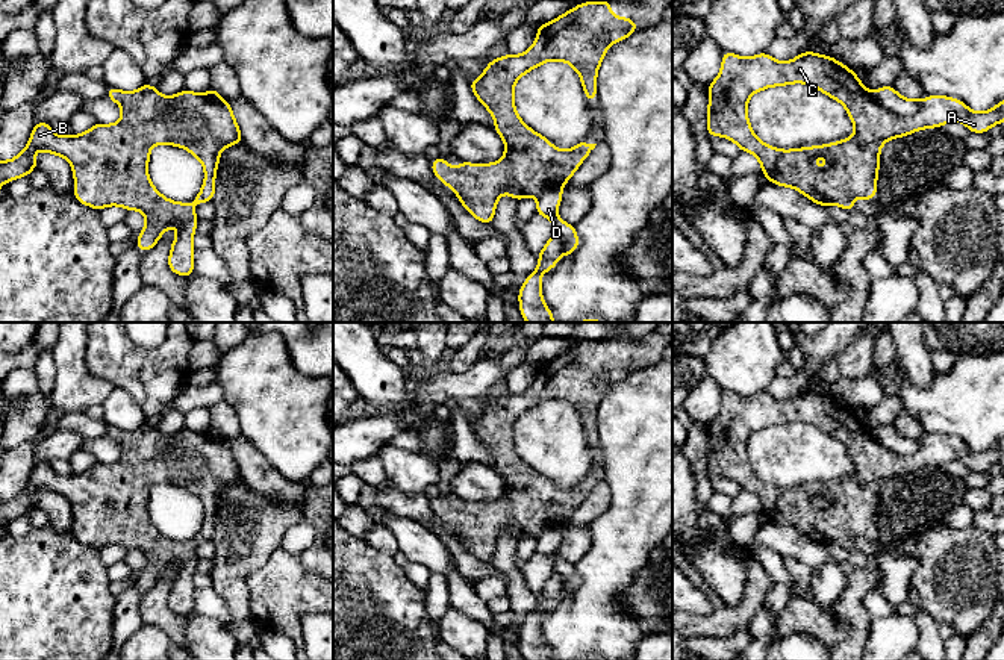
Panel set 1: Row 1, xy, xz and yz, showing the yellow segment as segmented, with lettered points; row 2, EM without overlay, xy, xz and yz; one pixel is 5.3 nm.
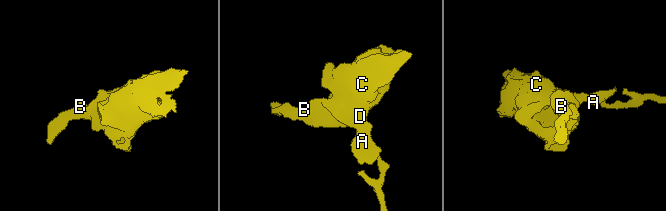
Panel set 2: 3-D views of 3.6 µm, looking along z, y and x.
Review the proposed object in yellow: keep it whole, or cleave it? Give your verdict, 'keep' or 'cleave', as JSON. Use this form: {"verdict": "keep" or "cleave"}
{"verdict": "cleave"}

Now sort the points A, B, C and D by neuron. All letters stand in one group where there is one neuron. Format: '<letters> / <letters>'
A B C / D

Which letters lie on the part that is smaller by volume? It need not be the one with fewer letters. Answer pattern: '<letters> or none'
D

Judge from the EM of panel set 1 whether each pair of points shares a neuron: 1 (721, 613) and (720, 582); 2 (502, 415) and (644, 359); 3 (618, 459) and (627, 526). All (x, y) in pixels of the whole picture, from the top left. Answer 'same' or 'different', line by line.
1: different
2: same
3: same

